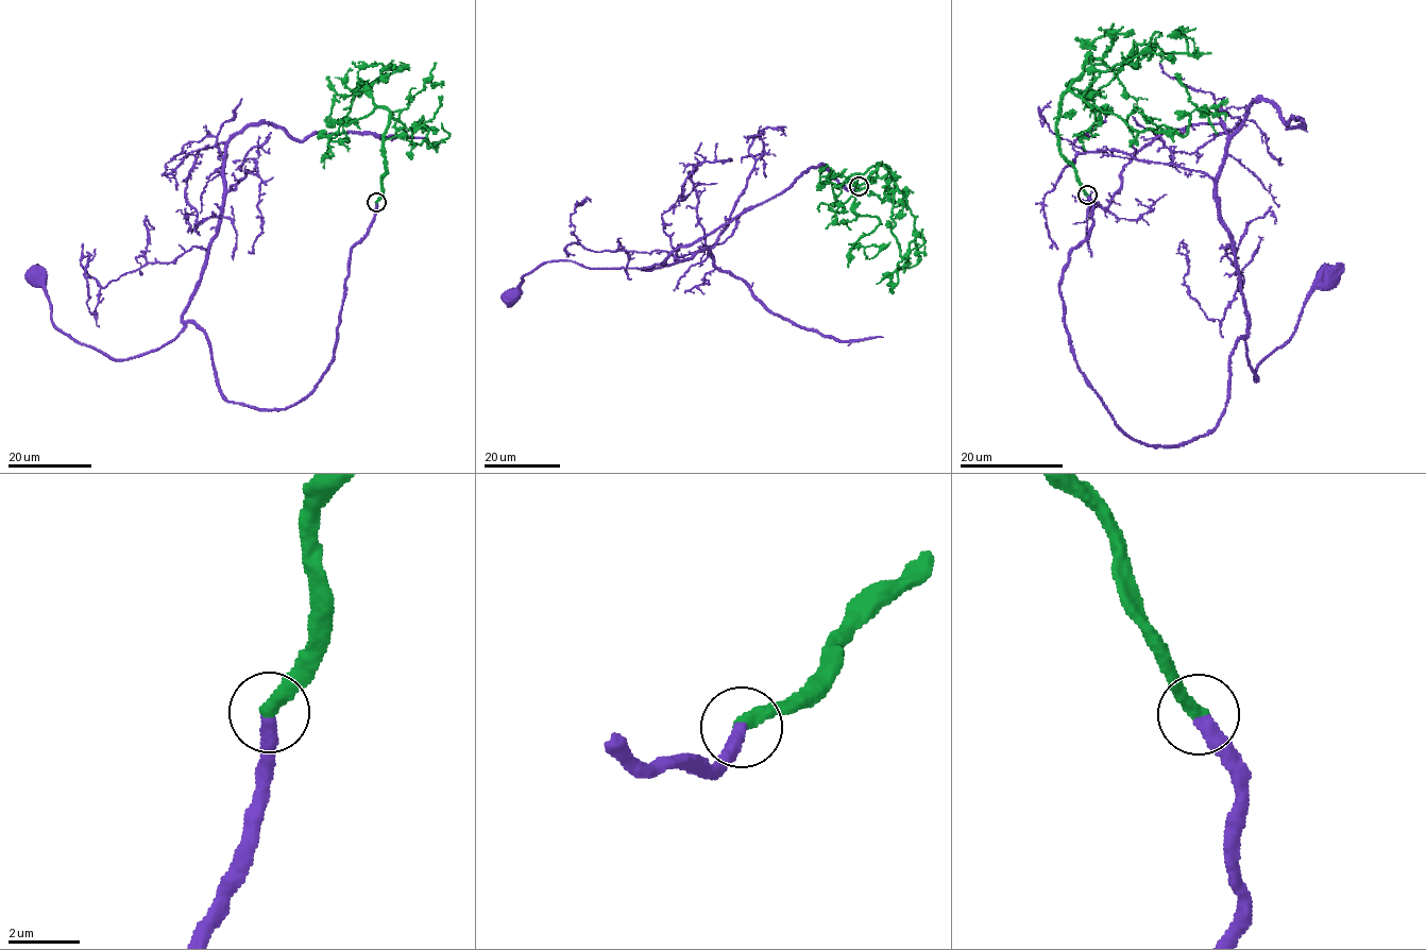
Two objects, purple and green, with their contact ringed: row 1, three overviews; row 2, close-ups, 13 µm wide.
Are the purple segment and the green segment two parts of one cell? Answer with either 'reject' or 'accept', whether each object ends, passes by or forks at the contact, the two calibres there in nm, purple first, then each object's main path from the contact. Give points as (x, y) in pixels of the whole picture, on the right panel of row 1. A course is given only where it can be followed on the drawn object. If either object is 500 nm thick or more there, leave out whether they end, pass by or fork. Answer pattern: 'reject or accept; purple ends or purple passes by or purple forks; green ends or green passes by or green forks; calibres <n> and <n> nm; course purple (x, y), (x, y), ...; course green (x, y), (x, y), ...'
accept; purple ends; green ends; calibres 420 and 400 nm; course purple (1087, 194), (1064, 323), (1087, 384), (1147, 445), (1205, 436), (1236, 343), (1256, 379), (1326, 275); course green (1087, 194), (1060, 153), (1062, 94), (1083, 66), (1135, 64), (1142, 45), (1186, 52), (1176, 30), (1193, 52)

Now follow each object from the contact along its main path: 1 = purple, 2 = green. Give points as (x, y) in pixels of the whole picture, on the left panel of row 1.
1: (376, 202), (333, 358), (285, 408), (228, 402), (192, 323), (126, 359), (78, 343), (35, 275)
2: (376, 202), (389, 113), (362, 92), (354, 96), (384, 77), (360, 82), (360, 69), (387, 66), (377, 81)

